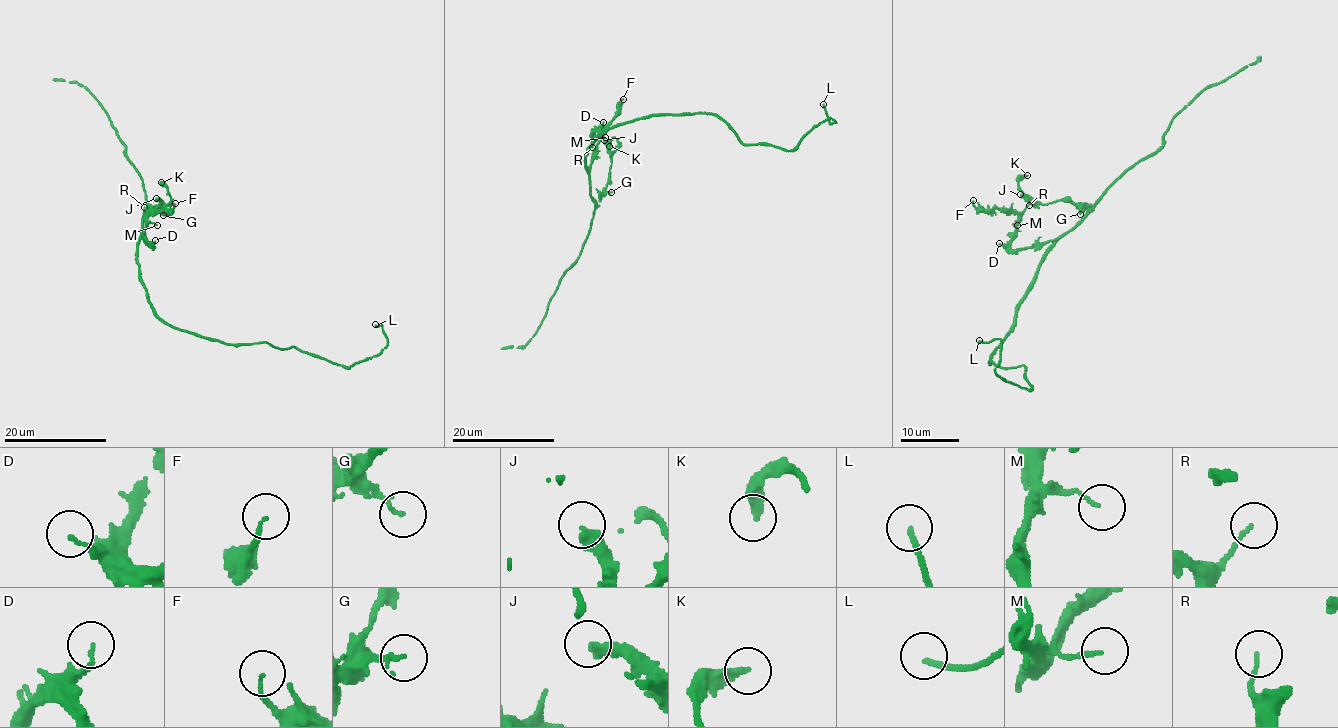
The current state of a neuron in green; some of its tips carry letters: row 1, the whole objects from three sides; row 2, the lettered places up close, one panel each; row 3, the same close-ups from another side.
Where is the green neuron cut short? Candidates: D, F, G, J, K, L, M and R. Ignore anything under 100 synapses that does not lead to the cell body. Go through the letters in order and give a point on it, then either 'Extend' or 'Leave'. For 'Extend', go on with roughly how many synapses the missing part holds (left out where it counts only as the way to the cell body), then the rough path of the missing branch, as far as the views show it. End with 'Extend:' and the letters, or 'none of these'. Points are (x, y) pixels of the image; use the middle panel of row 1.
D: Place: (603, 122). Leave
F: Place: (623, 99). Leave
G: Place: (611, 192). Leave
J: Place: (604, 140). Leave
K: Place: (609, 146). Leave
L: Place: (823, 104). Leave
M: Place: (605, 137). Leave
R: Place: (592, 147). Leave
Extend: none of these

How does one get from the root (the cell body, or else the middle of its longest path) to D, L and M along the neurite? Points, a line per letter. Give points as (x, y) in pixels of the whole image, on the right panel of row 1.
D: (1020, 306), (1037, 265), (1052, 242), (1018, 249), (999, 243)
L: (1020, 306), (1015, 325), (989, 362), (1002, 368), (1023, 365), (1030, 388), (996, 374), (999, 339), (979, 340)
M: (1020, 306), (1037, 265), (1052, 242), (1013, 250), (1010, 243), (1017, 225)

